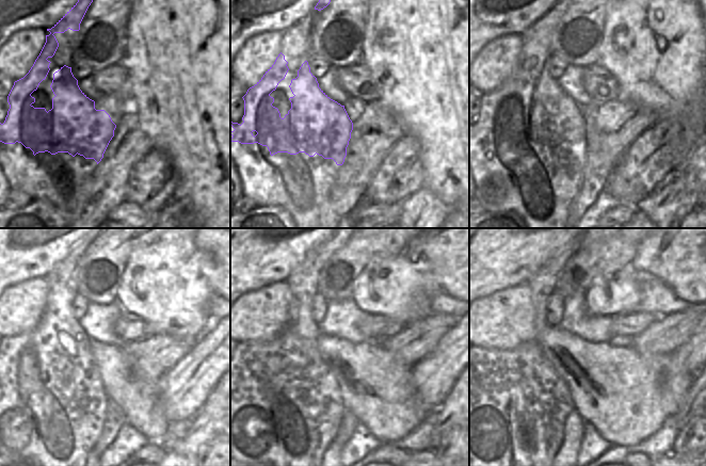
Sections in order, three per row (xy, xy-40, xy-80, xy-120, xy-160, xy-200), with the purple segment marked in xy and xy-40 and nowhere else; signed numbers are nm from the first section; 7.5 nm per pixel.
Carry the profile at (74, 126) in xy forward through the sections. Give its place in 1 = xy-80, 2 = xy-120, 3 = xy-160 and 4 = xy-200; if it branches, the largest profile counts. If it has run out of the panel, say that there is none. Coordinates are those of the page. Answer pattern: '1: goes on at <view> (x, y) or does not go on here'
1: goes on at xy-80 (560, 123)
2: goes on at xy-120 (75, 366)
3: goes on at xy-160 (307, 370)
4: goes on at xy-200 (540, 372)

